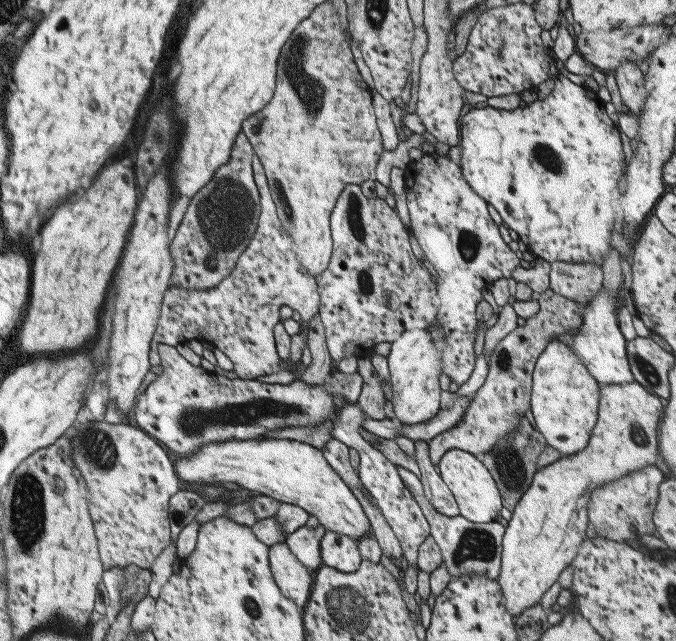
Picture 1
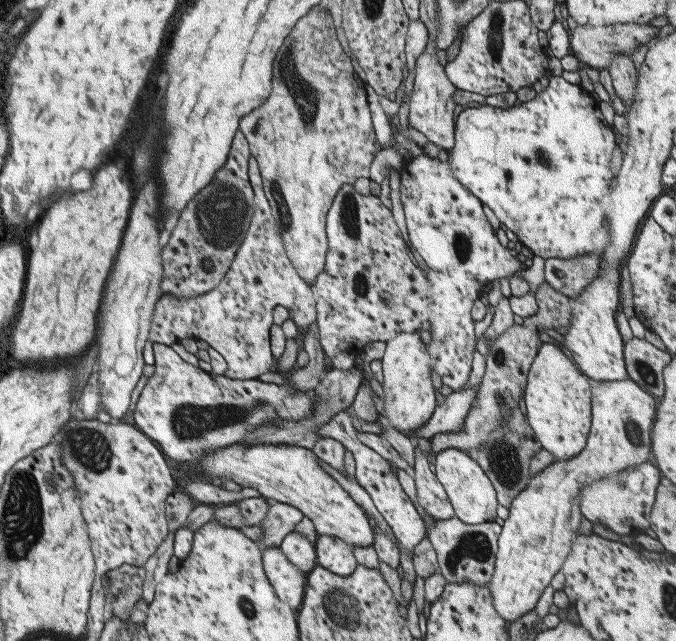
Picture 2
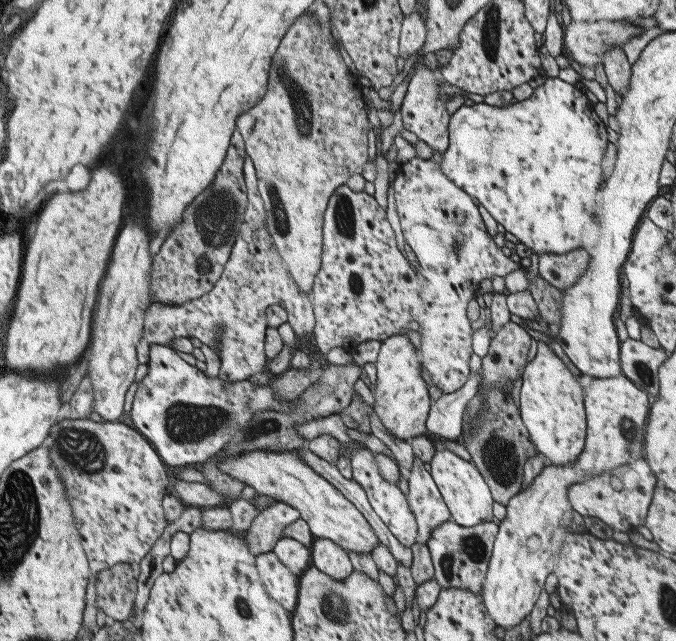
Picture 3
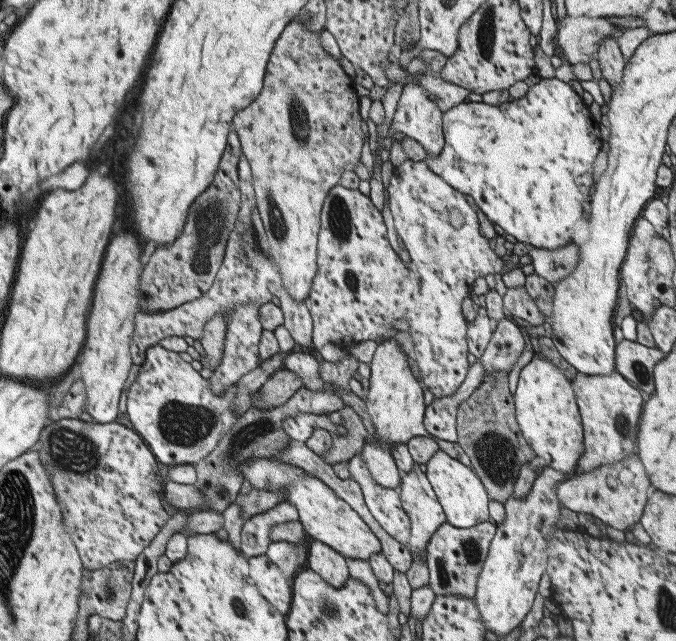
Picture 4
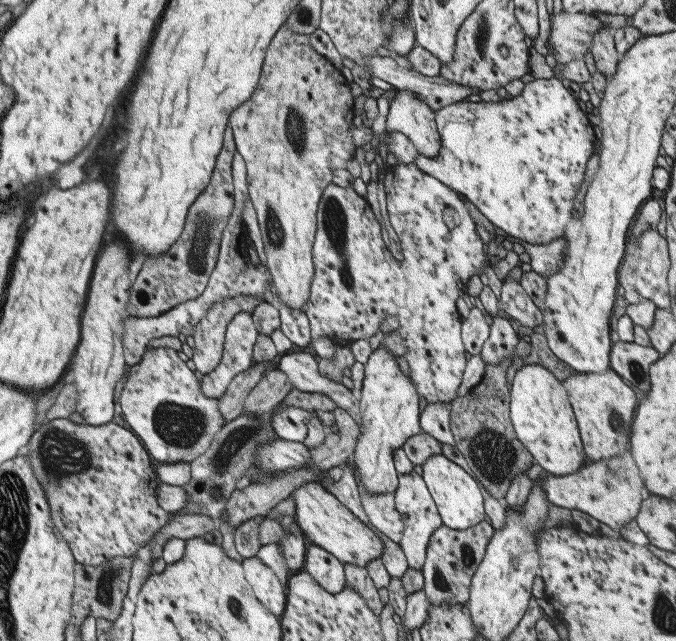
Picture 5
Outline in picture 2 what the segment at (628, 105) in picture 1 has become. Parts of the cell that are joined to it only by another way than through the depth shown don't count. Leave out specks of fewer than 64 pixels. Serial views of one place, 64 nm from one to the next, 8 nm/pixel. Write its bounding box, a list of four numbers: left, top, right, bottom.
[607,54,637,104]

